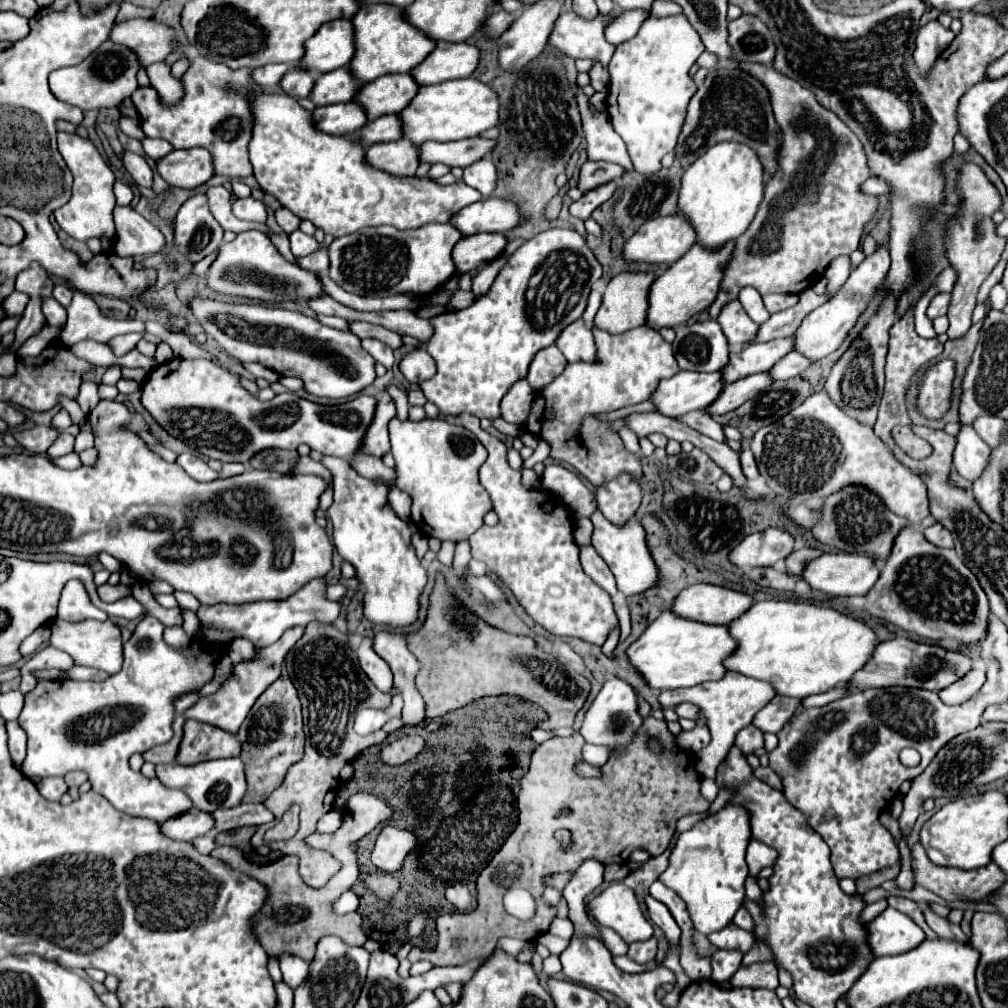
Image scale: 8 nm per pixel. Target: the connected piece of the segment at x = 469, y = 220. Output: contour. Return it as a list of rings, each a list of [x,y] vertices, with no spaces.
[[[487,198],[453,214],[449,224],[455,226],[463,236],[471,236],[479,232],[507,232],[517,226],[519,220],[521,216],[515,204],[499,198]]]

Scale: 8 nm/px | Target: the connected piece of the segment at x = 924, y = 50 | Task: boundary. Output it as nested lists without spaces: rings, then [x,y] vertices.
[[[937,20],[929,22],[919,28],[917,34],[917,48],[915,48],[915,64],[917,66],[931,66],[939,54],[939,50],[947,48],[953,40],[953,32],[949,28],[943,28]]]

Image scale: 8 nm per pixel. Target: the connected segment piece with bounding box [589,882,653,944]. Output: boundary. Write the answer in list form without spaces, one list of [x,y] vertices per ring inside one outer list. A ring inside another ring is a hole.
[[[613,882],[603,890],[593,902],[589,902],[593,916],[607,928],[615,928],[615,932],[627,942],[639,942],[653,936],[653,926],[641,914],[639,902],[631,890]]]

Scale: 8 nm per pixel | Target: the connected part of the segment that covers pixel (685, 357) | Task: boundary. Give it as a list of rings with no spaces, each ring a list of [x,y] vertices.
[[[703,320],[675,328],[673,354],[681,370],[717,372],[727,364],[727,338],[719,322]]]

